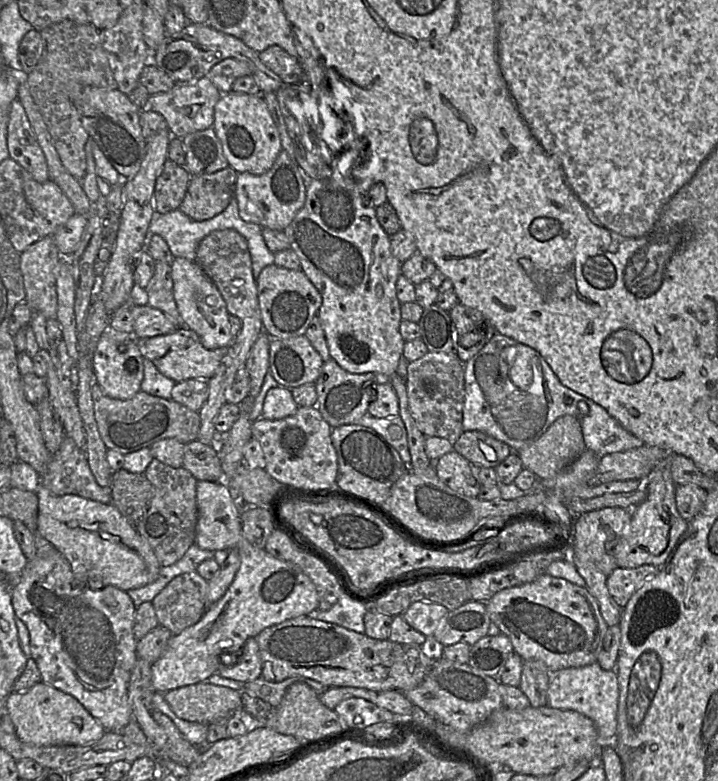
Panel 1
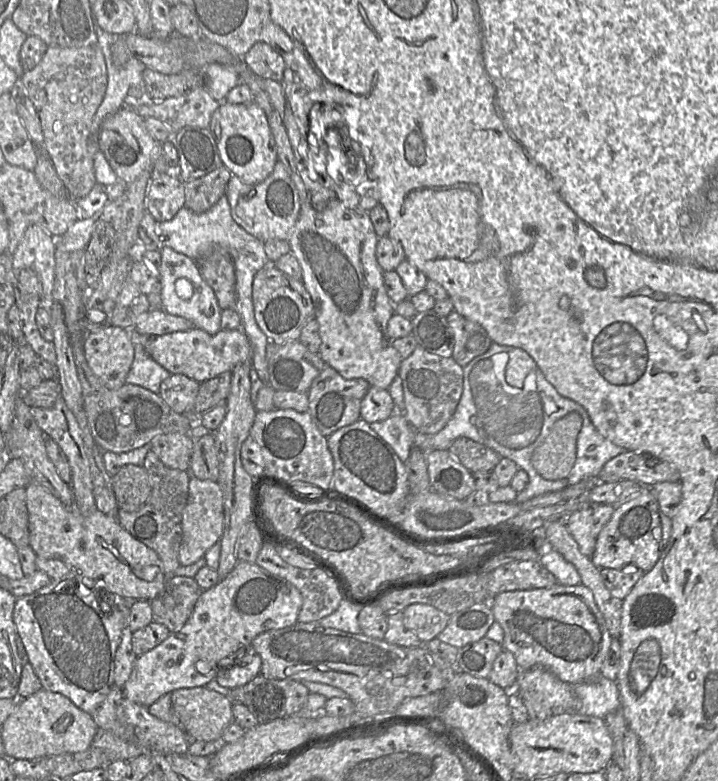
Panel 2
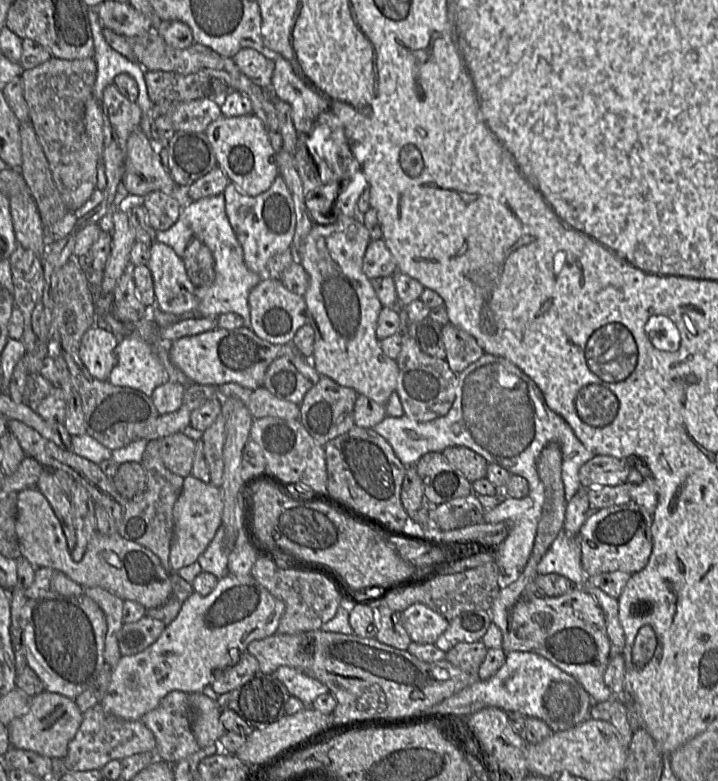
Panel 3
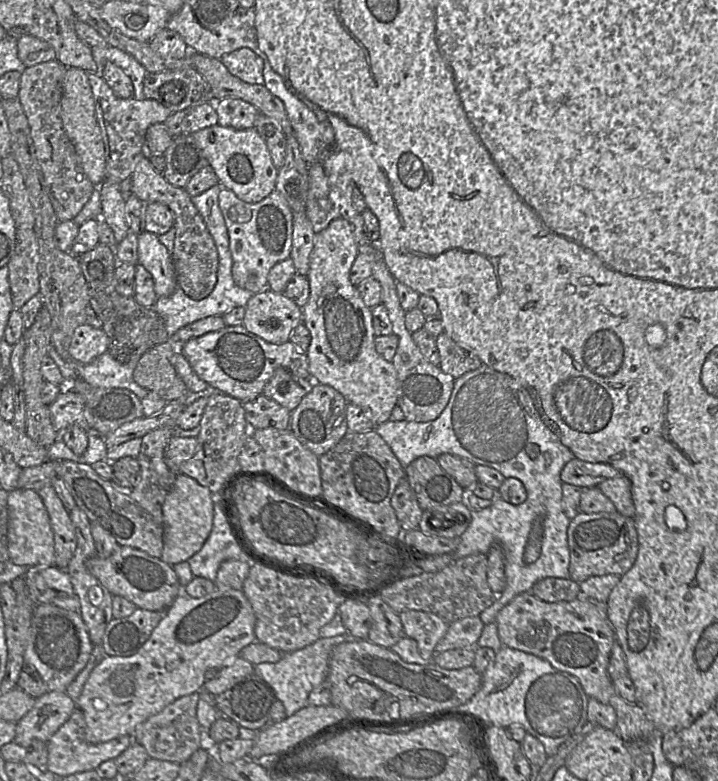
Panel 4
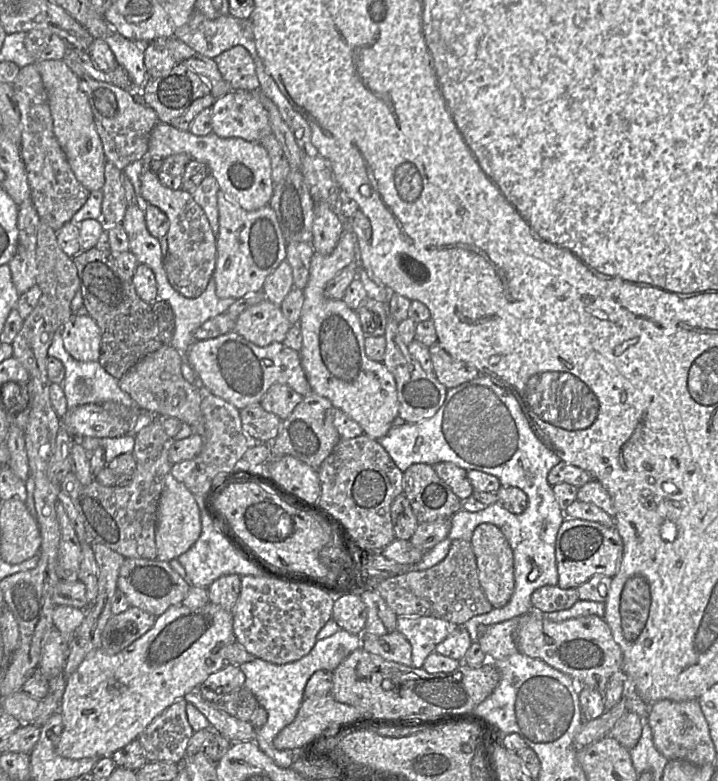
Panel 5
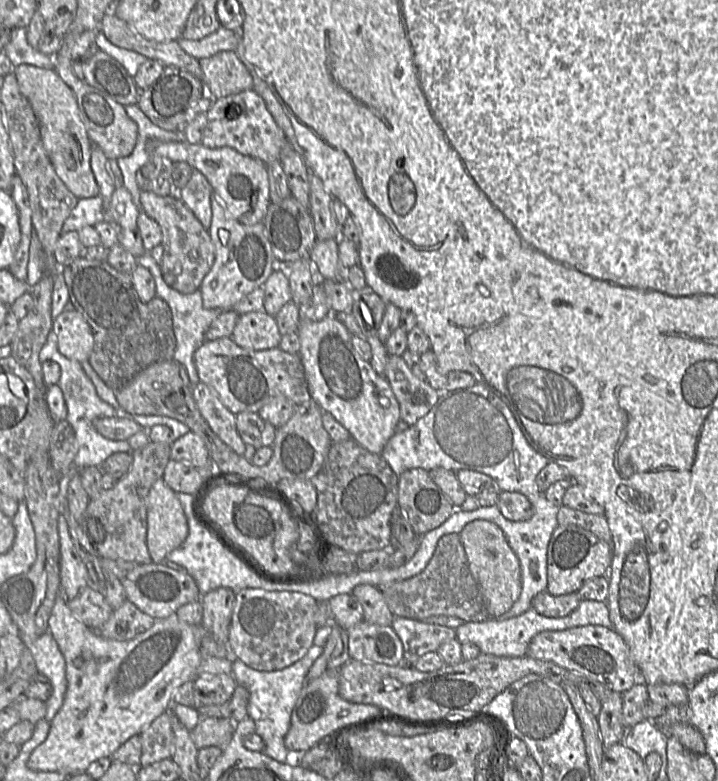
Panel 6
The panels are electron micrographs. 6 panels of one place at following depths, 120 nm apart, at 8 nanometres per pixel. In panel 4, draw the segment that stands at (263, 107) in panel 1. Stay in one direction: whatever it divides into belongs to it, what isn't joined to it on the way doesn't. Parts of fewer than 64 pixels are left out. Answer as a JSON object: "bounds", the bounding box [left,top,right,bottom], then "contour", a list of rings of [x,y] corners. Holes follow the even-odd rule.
{"bounds":[189,124,278,203],"contour":[[[215,124],[189,135],[201,148],[219,184],[231,190],[240,200],[257,203],[275,190],[278,169],[274,166],[268,147],[255,127],[235,130]]]}

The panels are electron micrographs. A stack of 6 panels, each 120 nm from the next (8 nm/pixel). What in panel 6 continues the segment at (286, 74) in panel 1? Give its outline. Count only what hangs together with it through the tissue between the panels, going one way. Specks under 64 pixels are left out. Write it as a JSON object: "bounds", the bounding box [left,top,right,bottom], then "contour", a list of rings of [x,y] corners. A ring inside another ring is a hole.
{"bounds":[198,51,253,99],"contour":[[[220,51],[210,57],[198,60],[203,72],[202,82],[207,89],[207,93],[213,99],[253,89],[251,74],[246,65],[239,59],[236,51]]]}

